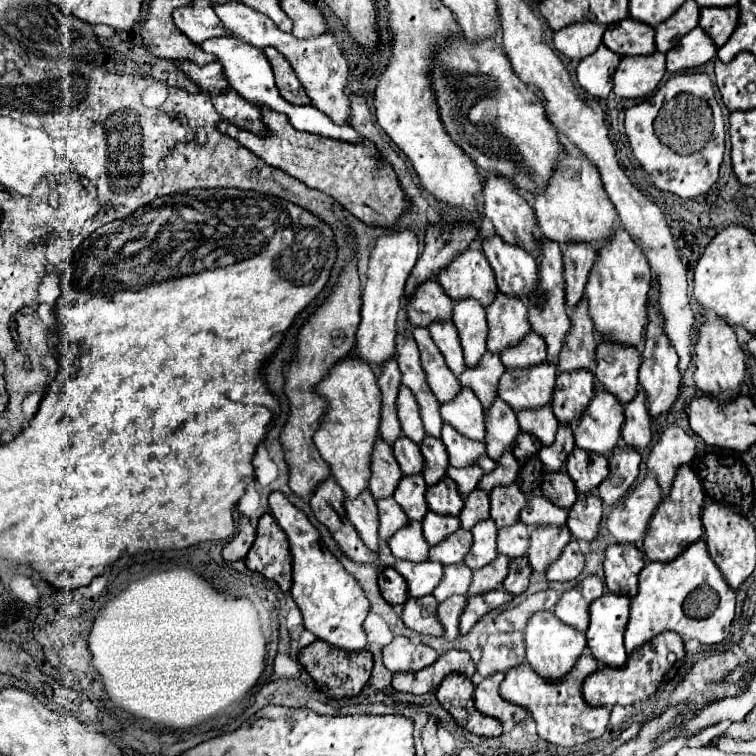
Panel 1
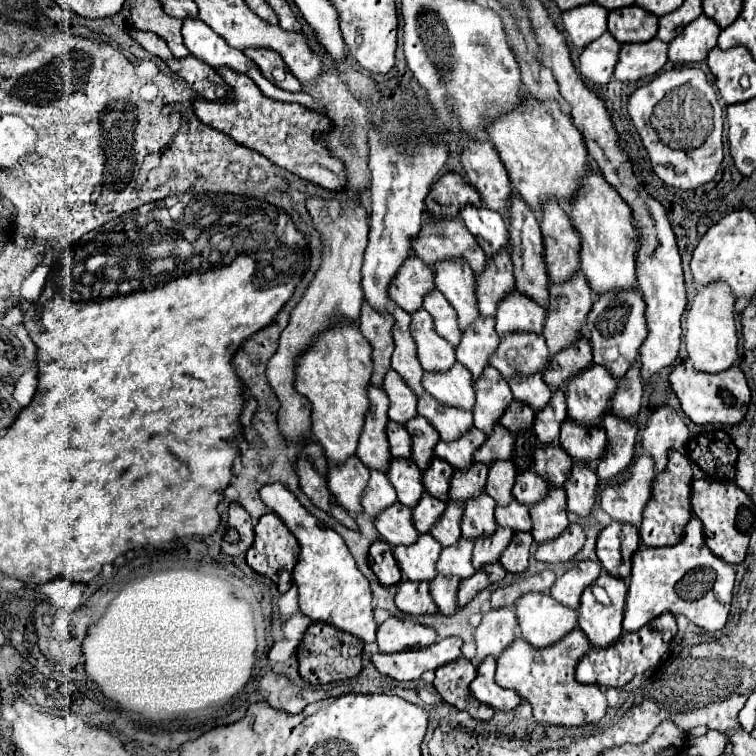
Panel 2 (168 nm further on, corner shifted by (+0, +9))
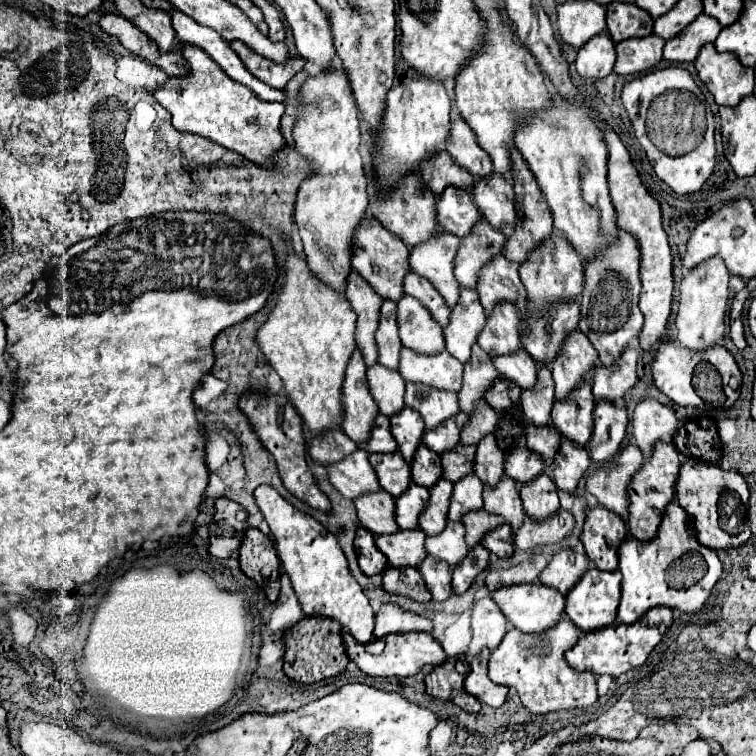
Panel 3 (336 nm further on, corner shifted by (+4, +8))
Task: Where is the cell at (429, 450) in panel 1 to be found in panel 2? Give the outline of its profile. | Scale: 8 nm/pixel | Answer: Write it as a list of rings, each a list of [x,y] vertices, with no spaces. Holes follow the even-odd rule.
[[[420,415],[410,419],[408,425],[404,427],[408,435],[412,437],[412,457],[410,459],[424,471],[430,459],[434,457],[434,445],[440,437],[436,437],[436,429],[432,429],[432,425],[428,425],[428,421],[424,421],[424,417]]]

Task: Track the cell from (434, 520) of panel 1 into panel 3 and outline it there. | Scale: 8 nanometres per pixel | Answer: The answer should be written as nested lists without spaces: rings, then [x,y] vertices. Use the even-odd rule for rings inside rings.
[[[412,484],[400,498],[396,498],[396,522],[402,530],[418,528],[418,516],[428,506],[428,490]]]

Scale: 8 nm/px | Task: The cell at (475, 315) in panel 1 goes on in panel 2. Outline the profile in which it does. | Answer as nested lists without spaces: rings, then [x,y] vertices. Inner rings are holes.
[[[464,259],[440,261],[434,267],[434,285],[458,313],[458,325],[464,331],[480,313],[476,309],[474,275]]]

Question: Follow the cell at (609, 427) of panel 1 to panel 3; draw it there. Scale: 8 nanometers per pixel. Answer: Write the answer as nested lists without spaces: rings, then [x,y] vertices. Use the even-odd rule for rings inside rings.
[[[576,330],[564,344],[564,350],[550,364],[556,382],[556,400],[564,400],[580,382],[588,380],[588,374],[596,368],[596,350],[584,334]]]

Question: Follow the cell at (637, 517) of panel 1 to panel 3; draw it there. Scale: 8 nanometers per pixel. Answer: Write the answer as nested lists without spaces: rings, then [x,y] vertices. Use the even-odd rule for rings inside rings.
[[[626,446],[612,462],[600,466],[586,480],[586,490],[596,496],[598,504],[612,510],[628,524],[628,482],[644,464],[638,446]]]

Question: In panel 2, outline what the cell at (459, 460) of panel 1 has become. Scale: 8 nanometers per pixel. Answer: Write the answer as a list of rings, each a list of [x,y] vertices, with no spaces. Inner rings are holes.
[[[426,391],[418,397],[418,415],[430,421],[442,441],[454,441],[464,429],[472,427],[472,411],[440,405],[440,401]]]

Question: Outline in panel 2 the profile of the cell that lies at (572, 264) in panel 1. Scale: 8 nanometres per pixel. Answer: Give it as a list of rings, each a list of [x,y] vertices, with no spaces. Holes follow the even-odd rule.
[[[556,199],[544,201],[542,207],[540,231],[544,239],[546,271],[554,283],[564,283],[580,267],[578,233],[572,229],[566,211],[556,203]]]

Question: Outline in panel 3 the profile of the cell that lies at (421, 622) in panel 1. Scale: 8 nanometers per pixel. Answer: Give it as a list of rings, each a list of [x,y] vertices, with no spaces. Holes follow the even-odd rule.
[[[386,568],[384,574],[384,590],[390,594],[398,594],[404,598],[412,598],[416,602],[430,602],[430,592],[416,568]]]

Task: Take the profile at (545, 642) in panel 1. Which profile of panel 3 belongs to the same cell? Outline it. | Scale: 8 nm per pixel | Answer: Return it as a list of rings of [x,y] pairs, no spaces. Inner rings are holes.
[[[518,584],[506,586],[492,594],[494,602],[500,606],[504,616],[512,622],[514,628],[526,634],[540,634],[552,626],[556,626],[564,612],[564,596],[558,590],[552,590],[544,584]]]

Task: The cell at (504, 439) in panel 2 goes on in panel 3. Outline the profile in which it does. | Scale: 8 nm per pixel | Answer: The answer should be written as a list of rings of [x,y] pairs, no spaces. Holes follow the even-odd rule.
[[[482,400],[476,408],[476,412],[470,416],[468,426],[464,426],[464,430],[460,432],[460,442],[464,446],[476,446],[480,442],[480,438],[494,434],[498,430],[498,414]]]

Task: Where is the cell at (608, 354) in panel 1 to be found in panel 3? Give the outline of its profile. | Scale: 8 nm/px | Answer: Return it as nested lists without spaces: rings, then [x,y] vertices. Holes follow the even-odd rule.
[[[620,230],[618,244],[610,246],[604,254],[586,264],[584,270],[584,292],[580,298],[580,332],[588,336],[592,346],[598,352],[602,366],[612,366],[620,358],[622,350],[630,346],[634,338],[640,336],[644,326],[644,316],[638,308],[640,294],[640,250],[636,246],[636,238],[624,230]]]

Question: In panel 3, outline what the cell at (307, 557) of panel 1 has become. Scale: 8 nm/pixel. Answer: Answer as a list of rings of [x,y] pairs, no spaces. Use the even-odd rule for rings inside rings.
[[[258,486],[254,490],[254,498],[274,534],[280,562],[284,566],[284,572],[290,576],[292,588],[298,596],[298,602],[302,604],[304,614],[334,618],[342,626],[346,626],[358,642],[372,642],[374,612],[366,594],[362,592],[362,586],[352,578],[336,536],[320,526],[320,522],[312,516],[306,516],[304,512],[288,504],[272,486]]]

